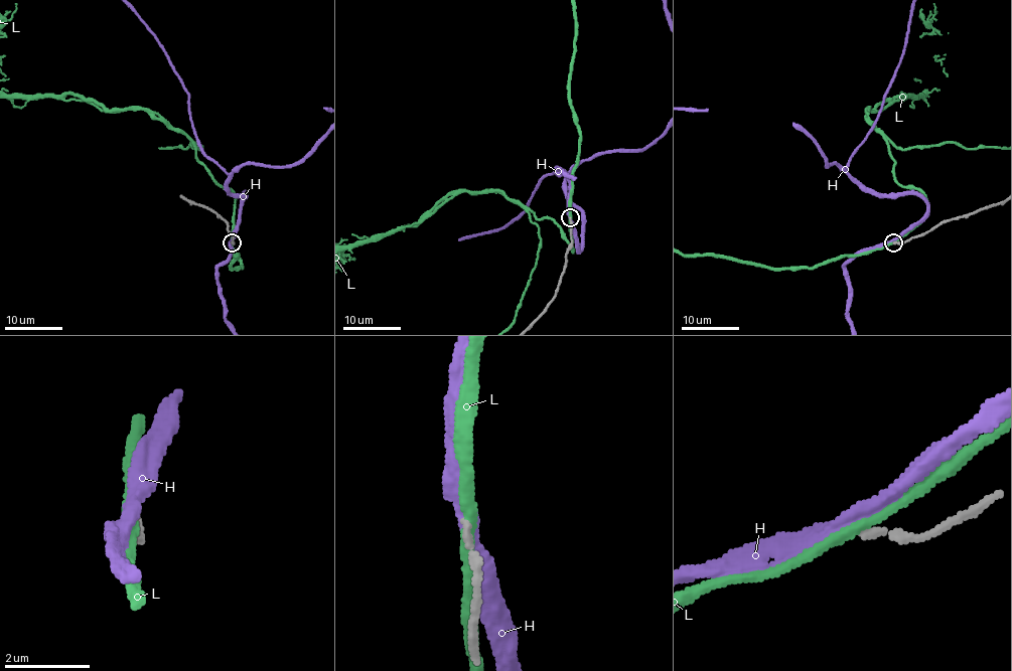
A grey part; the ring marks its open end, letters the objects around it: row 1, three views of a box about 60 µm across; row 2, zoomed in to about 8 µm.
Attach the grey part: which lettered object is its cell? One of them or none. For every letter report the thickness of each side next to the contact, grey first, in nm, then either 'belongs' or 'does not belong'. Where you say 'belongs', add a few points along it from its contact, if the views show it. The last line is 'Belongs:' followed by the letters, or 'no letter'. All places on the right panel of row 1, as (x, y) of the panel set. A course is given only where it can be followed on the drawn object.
H: 160/340 nm | does not belong
L: 180/260 nm | does not belong
Belongs: no letter

